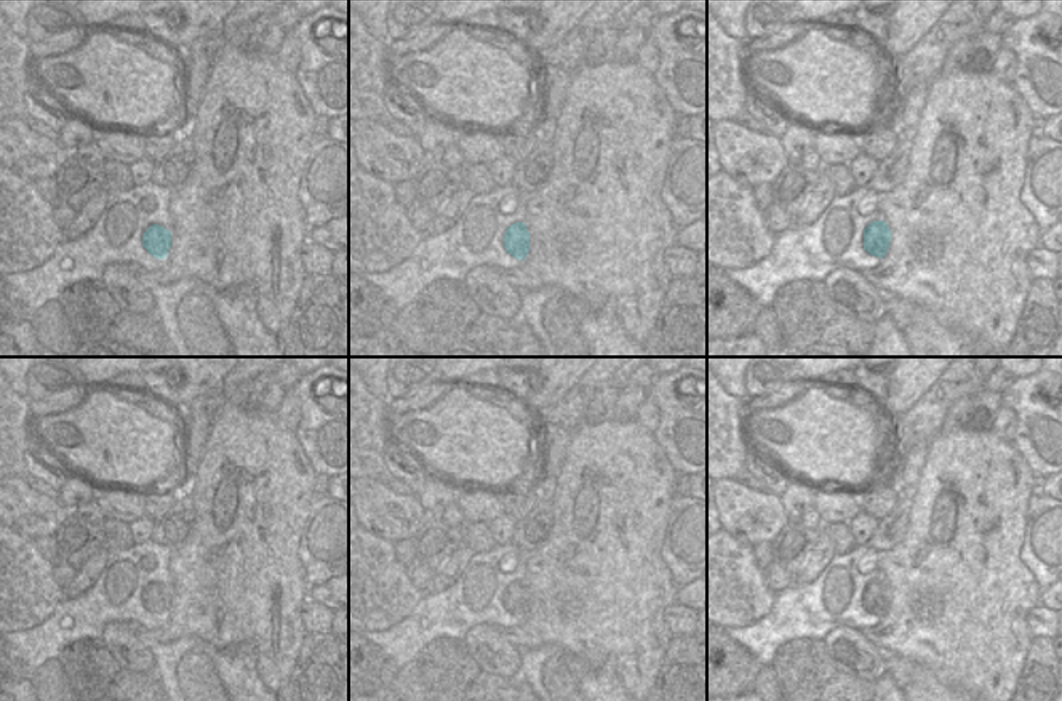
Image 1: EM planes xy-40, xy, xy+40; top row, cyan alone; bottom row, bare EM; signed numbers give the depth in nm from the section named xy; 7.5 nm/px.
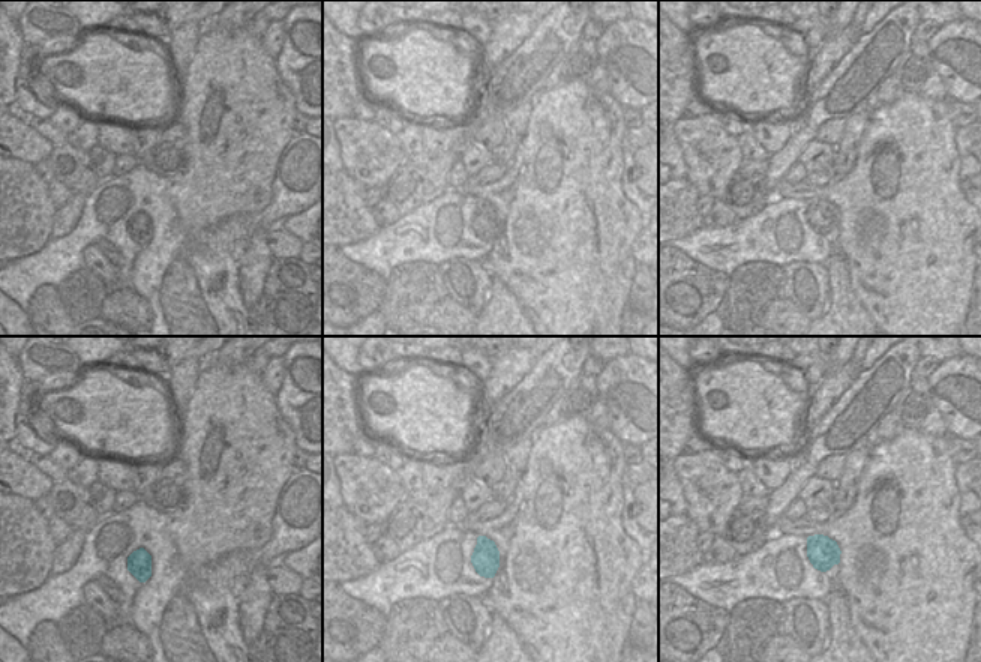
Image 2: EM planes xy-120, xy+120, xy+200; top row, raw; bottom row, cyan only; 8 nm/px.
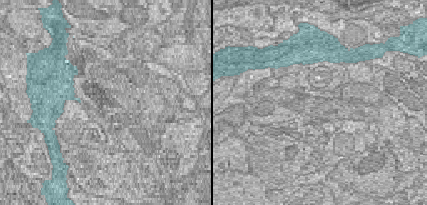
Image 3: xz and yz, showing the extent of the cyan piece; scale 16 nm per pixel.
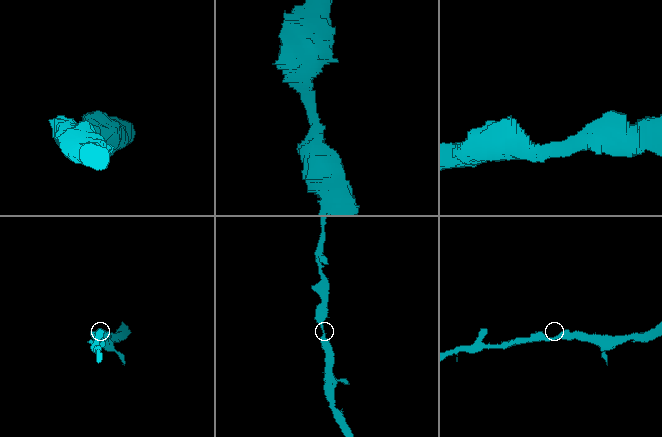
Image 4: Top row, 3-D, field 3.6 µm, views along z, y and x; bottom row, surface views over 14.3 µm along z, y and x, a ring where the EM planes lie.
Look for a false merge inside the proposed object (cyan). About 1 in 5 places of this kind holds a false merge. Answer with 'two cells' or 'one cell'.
one cell

